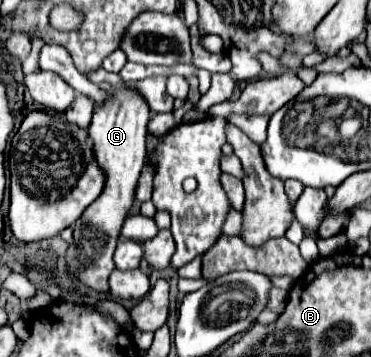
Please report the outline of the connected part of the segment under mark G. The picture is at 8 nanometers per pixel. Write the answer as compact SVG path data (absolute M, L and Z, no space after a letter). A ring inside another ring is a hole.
M119 86L113 92L113 102L105 106L97 106L89 124L89 136L93 138L93 150L99 166L103 168L107 180L101 192L101 198L81 214L75 224L73 244L67 250L67 270L77 276L83 284L109 292L109 274L115 268L113 252L119 238L119 230L127 216L127 210L133 204L137 178L141 168L147 162L147 124L151 120L151 110L145 98L137 94L133 88Z

